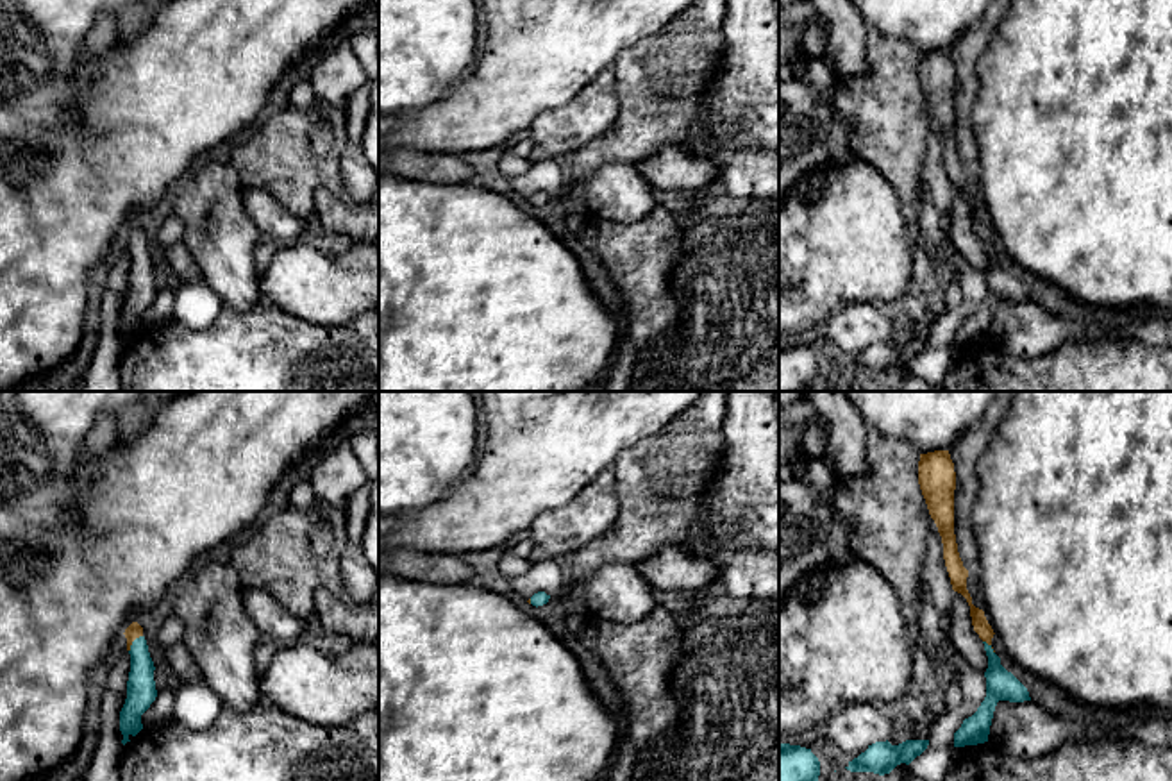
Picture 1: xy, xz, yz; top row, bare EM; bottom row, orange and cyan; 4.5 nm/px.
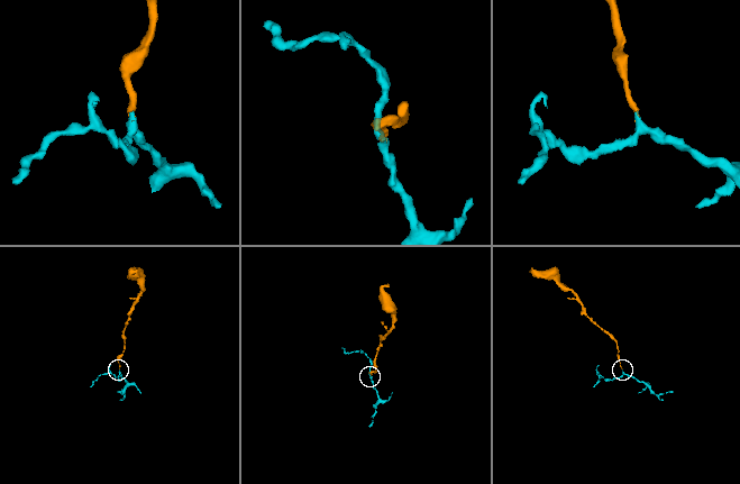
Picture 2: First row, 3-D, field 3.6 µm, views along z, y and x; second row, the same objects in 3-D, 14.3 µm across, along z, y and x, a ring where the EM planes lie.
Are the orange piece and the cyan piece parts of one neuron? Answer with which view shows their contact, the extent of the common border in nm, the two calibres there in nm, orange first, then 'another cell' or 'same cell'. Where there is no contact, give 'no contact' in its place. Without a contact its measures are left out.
contact in xy; length 100 nm; calibres 70 and 130 nm; same cell

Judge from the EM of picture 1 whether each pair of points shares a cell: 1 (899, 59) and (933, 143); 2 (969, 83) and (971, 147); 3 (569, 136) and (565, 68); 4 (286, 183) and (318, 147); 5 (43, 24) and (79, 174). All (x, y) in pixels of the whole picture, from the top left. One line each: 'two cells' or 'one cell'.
1: two cells
2: one cell
3: two cells
4: two cells
5: two cells

